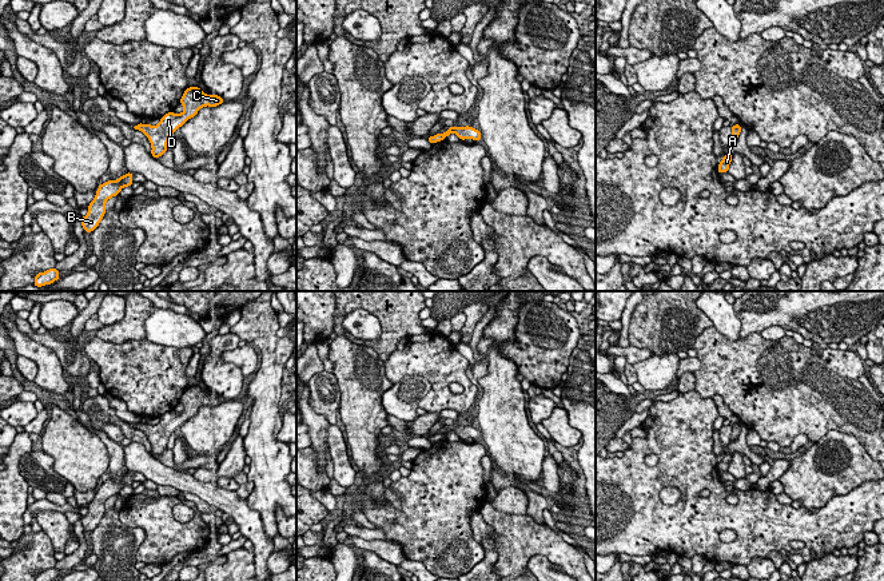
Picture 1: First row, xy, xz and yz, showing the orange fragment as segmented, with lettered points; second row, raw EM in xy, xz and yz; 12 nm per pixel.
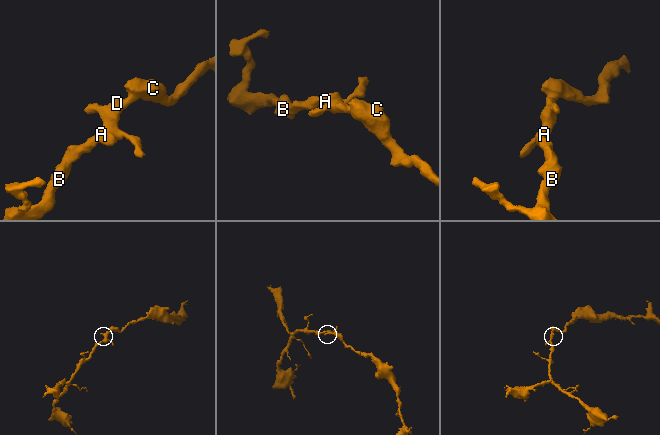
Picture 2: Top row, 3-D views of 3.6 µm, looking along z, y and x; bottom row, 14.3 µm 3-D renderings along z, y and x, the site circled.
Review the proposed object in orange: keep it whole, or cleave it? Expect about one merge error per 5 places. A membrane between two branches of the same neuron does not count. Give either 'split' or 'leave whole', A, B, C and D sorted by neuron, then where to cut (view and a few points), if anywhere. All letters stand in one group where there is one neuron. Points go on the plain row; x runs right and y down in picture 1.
leave whole | A B C D | no cut

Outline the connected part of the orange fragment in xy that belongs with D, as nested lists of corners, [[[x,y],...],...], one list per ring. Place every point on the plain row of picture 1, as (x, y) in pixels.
[[[190,386],[180,398],[180,403],[184,406],[182,413],[167,411],[158,425],[143,423],[140,421],[134,427],[142,430],[148,437],[152,446],[151,455],[156,458],[168,449],[168,438],[176,427],[180,427],[190,417],[194,417],[202,406],[216,406],[222,402],[224,399],[220,395],[206,394],[200,387]]]

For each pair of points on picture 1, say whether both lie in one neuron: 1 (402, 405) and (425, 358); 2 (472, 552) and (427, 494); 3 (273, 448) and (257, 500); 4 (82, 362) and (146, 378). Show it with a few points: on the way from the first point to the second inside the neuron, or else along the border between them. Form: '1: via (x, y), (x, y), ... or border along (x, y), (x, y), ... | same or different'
1: border along (393, 382), (406, 375), (422, 375), (431, 388) | different
2: via (457, 537), (435, 516), (435, 509) | same
3: via (270, 461), (269, 486) | same
4: border along (82, 349), (91, 359) | different

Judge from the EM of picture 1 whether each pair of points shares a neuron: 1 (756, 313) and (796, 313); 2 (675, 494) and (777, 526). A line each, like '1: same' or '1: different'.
1: same
2: different

